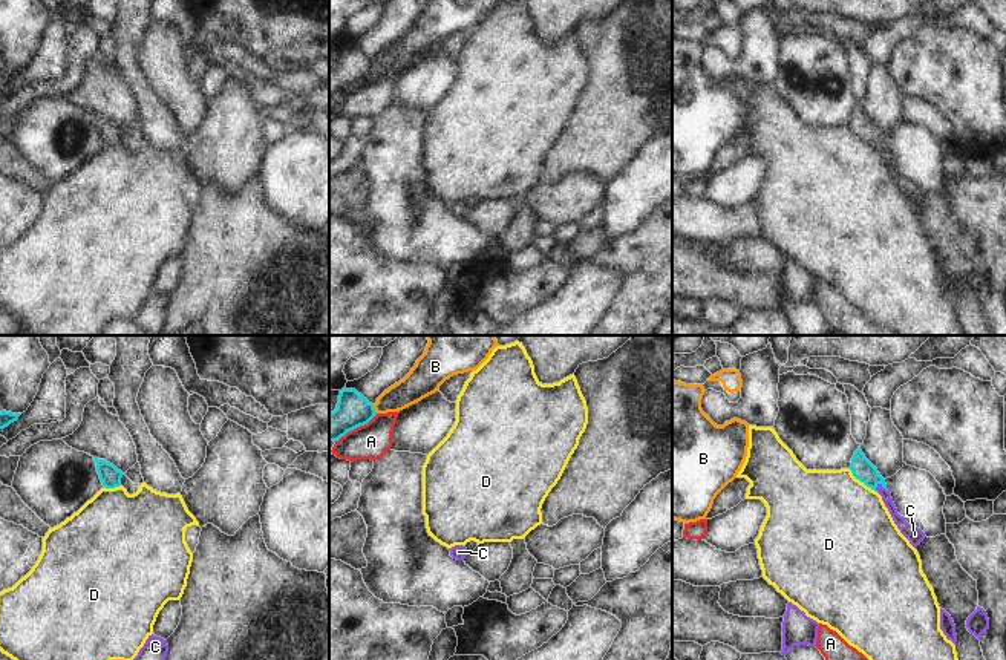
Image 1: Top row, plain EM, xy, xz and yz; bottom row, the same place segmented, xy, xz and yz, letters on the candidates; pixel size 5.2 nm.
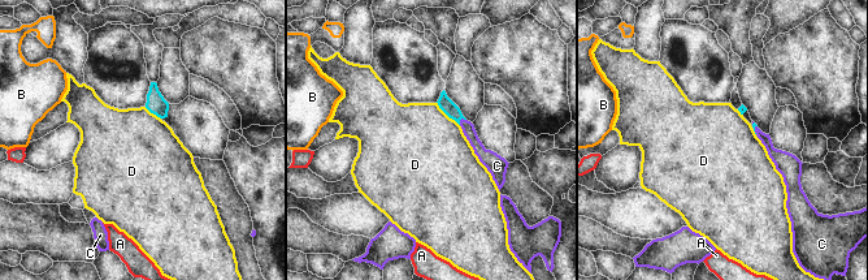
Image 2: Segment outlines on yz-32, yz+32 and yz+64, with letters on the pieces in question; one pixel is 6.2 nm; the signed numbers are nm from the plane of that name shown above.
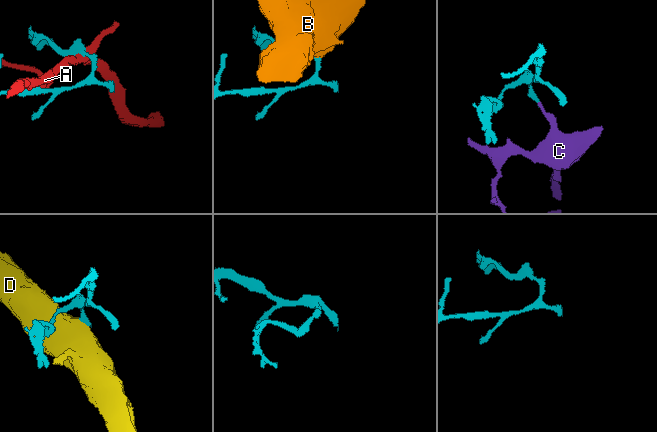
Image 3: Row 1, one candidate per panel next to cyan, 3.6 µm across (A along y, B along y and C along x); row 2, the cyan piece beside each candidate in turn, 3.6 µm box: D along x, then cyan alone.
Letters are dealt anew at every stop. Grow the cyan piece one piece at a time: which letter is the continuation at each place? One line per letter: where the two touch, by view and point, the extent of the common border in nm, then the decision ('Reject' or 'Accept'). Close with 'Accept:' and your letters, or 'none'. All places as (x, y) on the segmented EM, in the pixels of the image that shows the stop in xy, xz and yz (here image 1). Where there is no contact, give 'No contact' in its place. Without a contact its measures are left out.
A: Touches cyan at xz (356, 428). Shared border 280 nm. Reject
B: Touches cyan at xz (374, 409). Shared border 50 nm. Reject
C: Touches cyan at yz (881, 483). Shared border 60 nm. Accept
D: Touches cyan at yz (862, 481). Shared border 200 nm. Reject
Accept: C

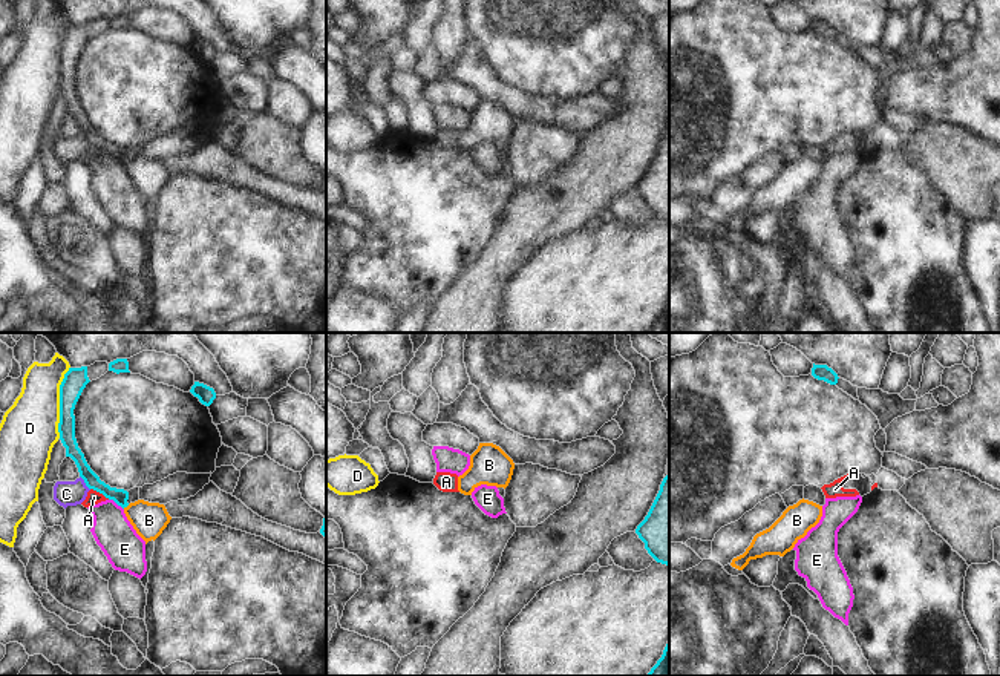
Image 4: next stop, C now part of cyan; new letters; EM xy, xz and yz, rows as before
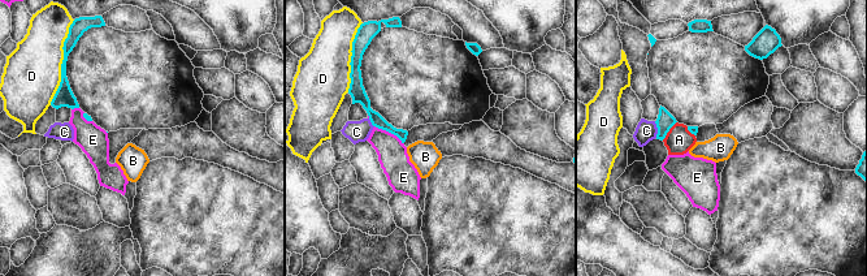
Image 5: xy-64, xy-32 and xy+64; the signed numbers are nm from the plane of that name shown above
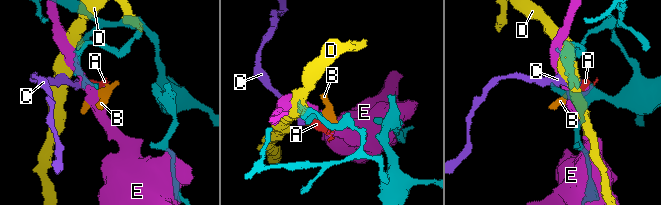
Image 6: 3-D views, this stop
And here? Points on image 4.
A: Touches cyan at xy (100, 492). Shared border 120 nm. Reject
B: Touches cyan at xy (126, 506). Shared border 40 nm. Reject
C: Touches cyan at xy (84, 482). Shared border 90 nm. Reject
D: Touches cyan at xy (60, 402). Shared border 380 nm. Reject
E: Touches cyan at xy (117, 503). Shared border 100 nm. Reject
Accept: none

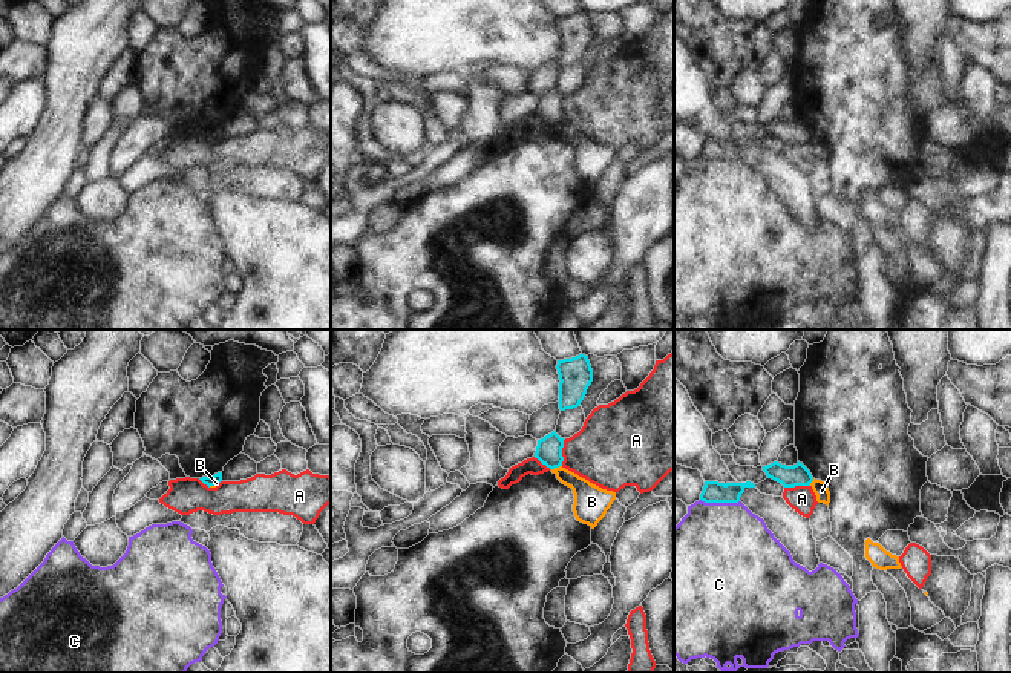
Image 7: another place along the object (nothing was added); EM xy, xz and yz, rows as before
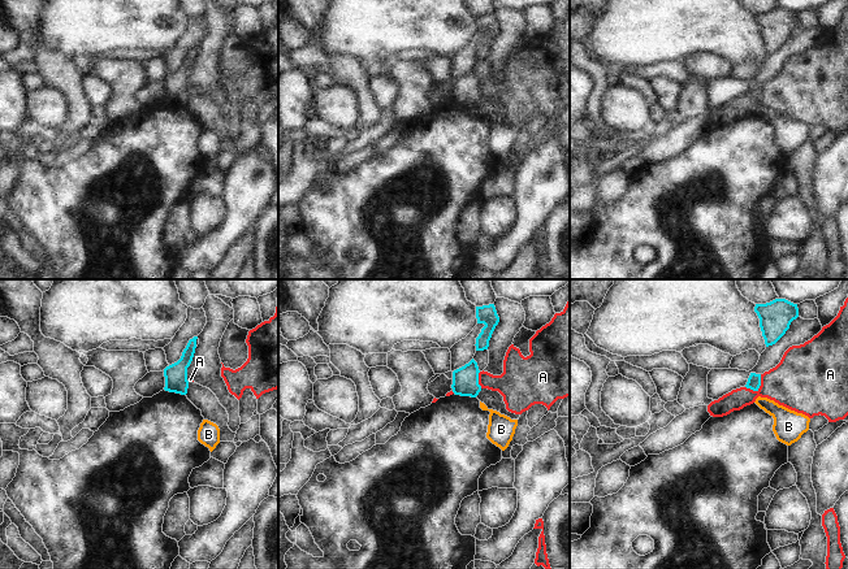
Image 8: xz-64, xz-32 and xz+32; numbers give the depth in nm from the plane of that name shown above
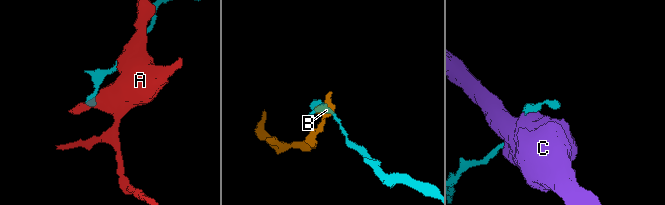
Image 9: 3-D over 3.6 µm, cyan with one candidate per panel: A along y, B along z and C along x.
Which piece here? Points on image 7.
A: Touches cyan at xz (561, 453). Shared border 150 nm. Reject
B: Touches cyan at xz (556, 466). Shared border 60 nm. Reject
C: Touches cyan at yz (720, 502). Shared border 200 nm. Reject
Accept: none

